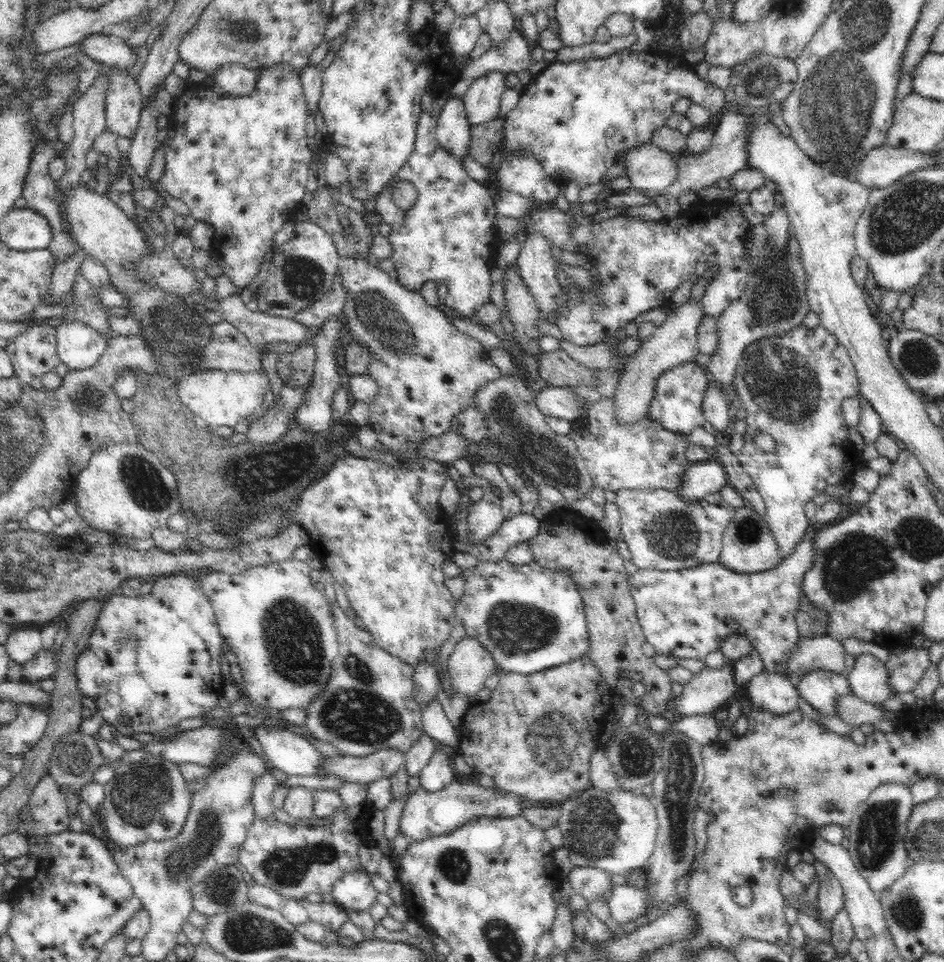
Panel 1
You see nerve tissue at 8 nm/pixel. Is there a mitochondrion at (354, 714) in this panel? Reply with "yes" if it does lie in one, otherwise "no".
yes

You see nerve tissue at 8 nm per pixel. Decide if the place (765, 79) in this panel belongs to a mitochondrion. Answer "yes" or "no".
yes

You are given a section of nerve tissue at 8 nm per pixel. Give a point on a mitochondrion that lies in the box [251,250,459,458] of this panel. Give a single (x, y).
(390, 332)

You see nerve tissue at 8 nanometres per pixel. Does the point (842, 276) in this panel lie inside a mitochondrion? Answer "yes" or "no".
no

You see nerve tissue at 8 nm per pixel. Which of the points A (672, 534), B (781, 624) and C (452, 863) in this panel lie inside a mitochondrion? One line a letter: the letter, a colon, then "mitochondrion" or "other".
A: mitochondrion
B: other
C: mitochondrion

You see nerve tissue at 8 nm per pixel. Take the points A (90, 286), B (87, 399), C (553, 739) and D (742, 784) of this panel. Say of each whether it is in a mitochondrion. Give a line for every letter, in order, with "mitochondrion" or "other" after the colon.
A: other
B: mitochondrion
C: mitochondrion
D: other

